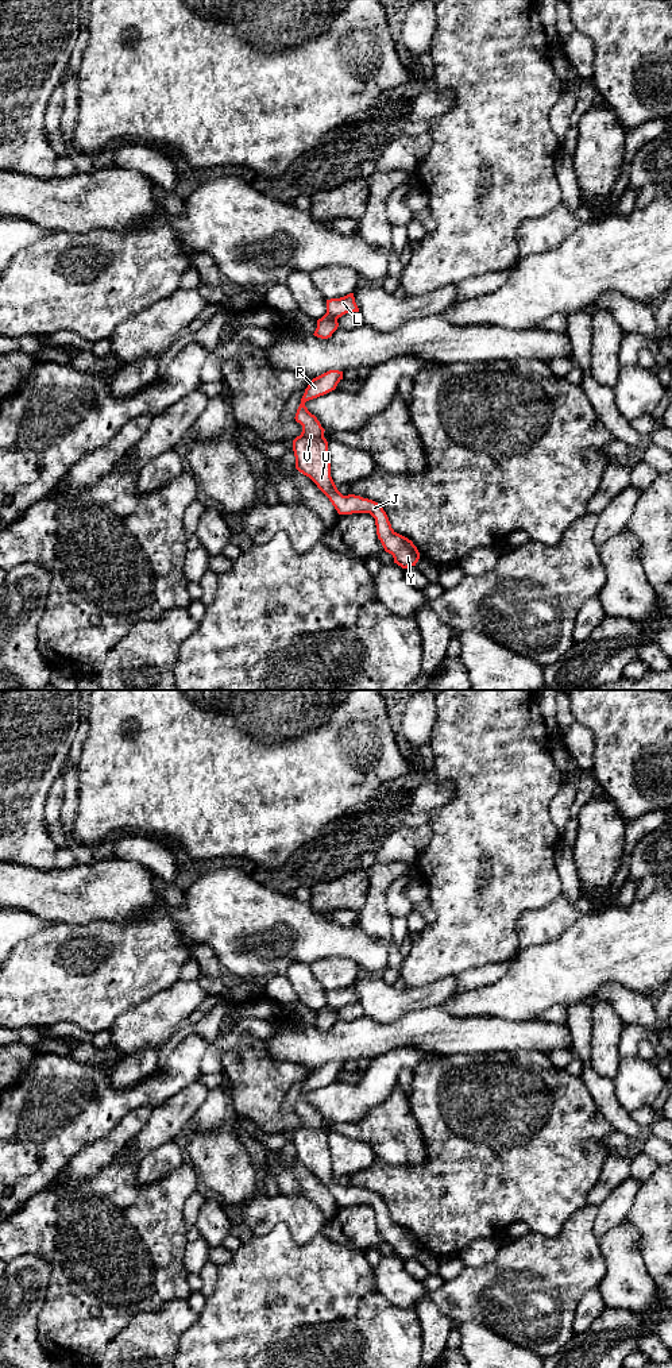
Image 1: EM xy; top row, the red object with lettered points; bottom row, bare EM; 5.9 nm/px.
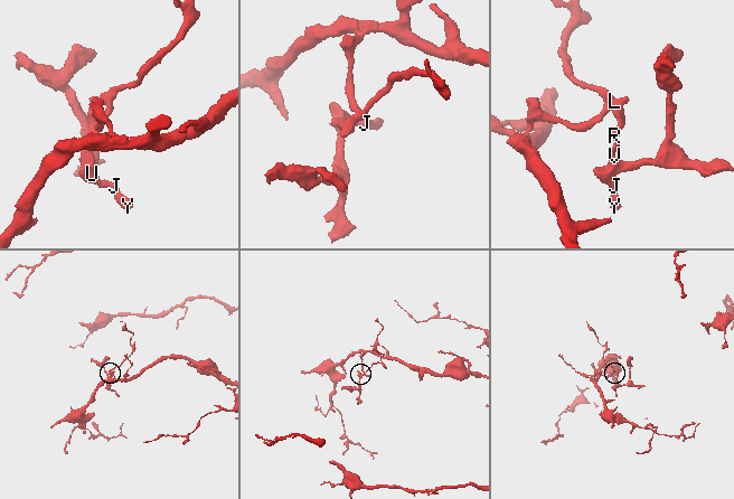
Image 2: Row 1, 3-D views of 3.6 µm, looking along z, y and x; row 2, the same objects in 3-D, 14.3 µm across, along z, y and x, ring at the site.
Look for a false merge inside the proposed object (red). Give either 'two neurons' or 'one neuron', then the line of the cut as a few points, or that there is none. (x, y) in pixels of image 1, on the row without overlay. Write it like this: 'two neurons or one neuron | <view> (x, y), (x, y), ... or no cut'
two neurons | xy (325, 1005), (336, 1010)

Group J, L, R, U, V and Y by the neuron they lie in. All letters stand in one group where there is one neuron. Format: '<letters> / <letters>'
J R U V Y / L

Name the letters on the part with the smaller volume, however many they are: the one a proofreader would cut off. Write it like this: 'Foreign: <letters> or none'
Foreign: J, R, U, V, Y

